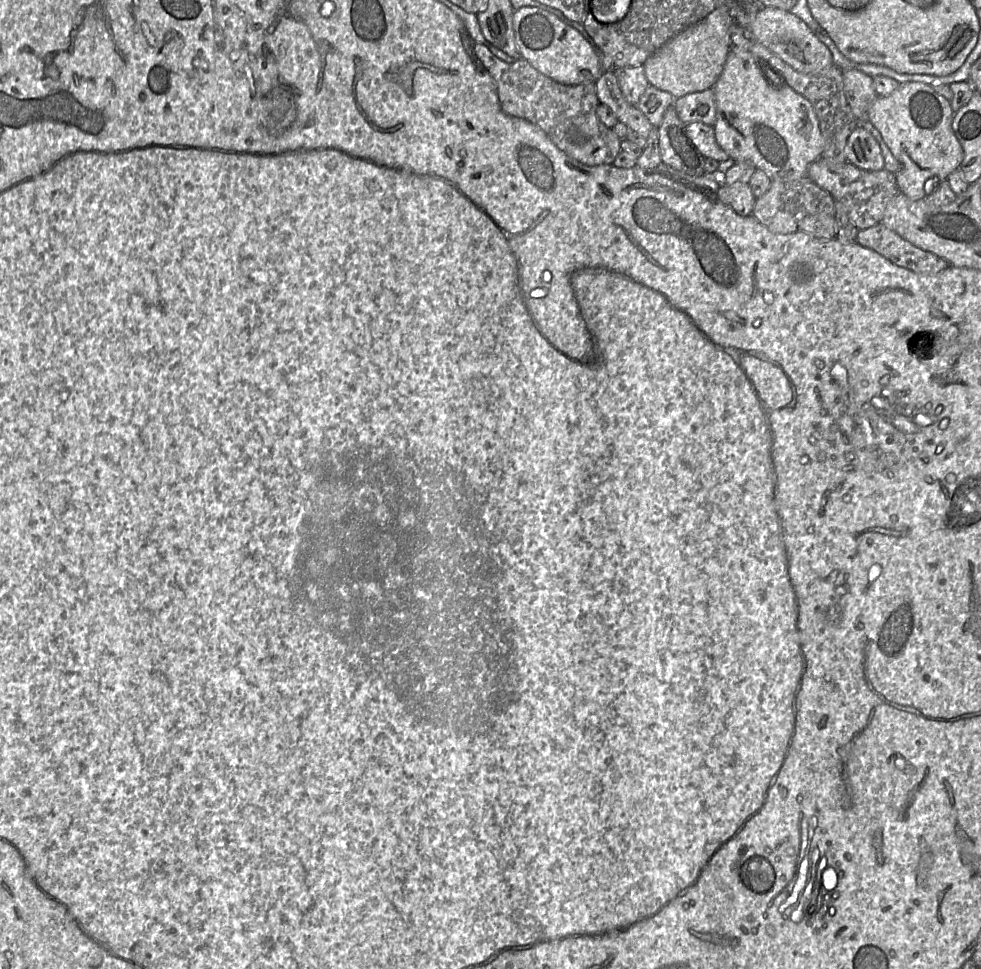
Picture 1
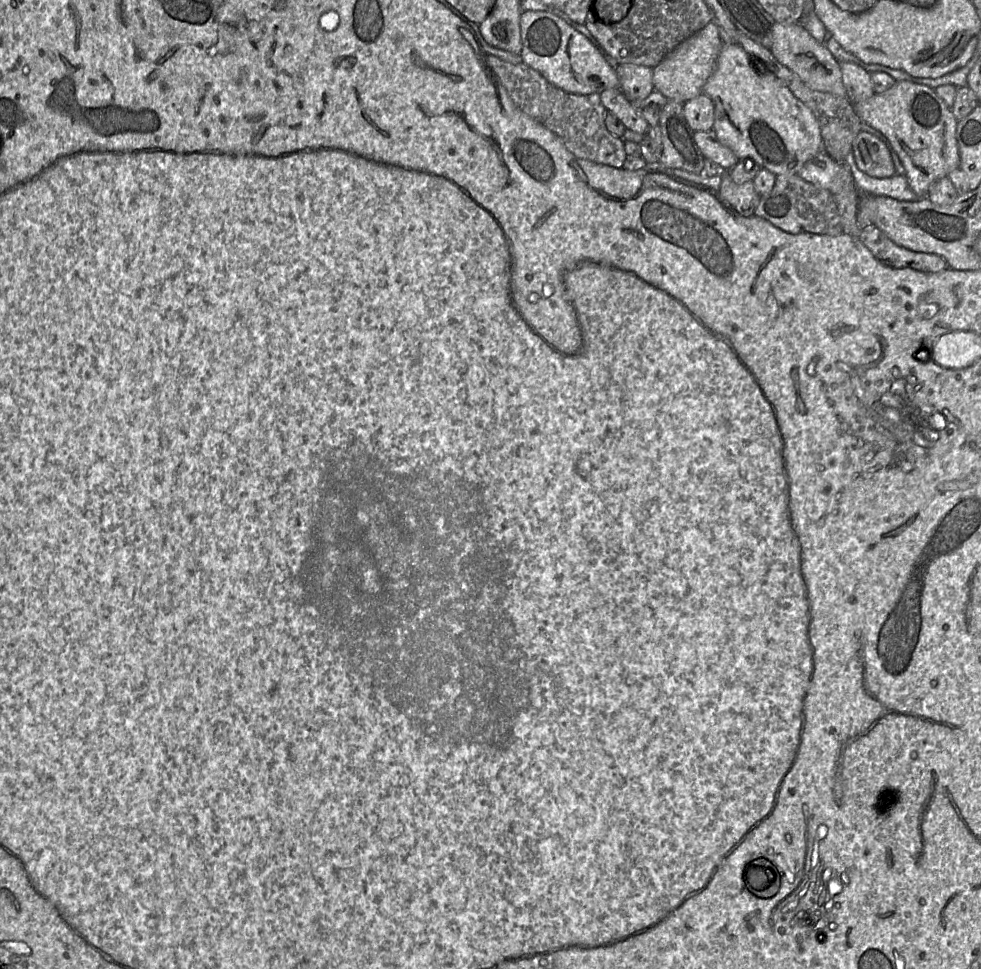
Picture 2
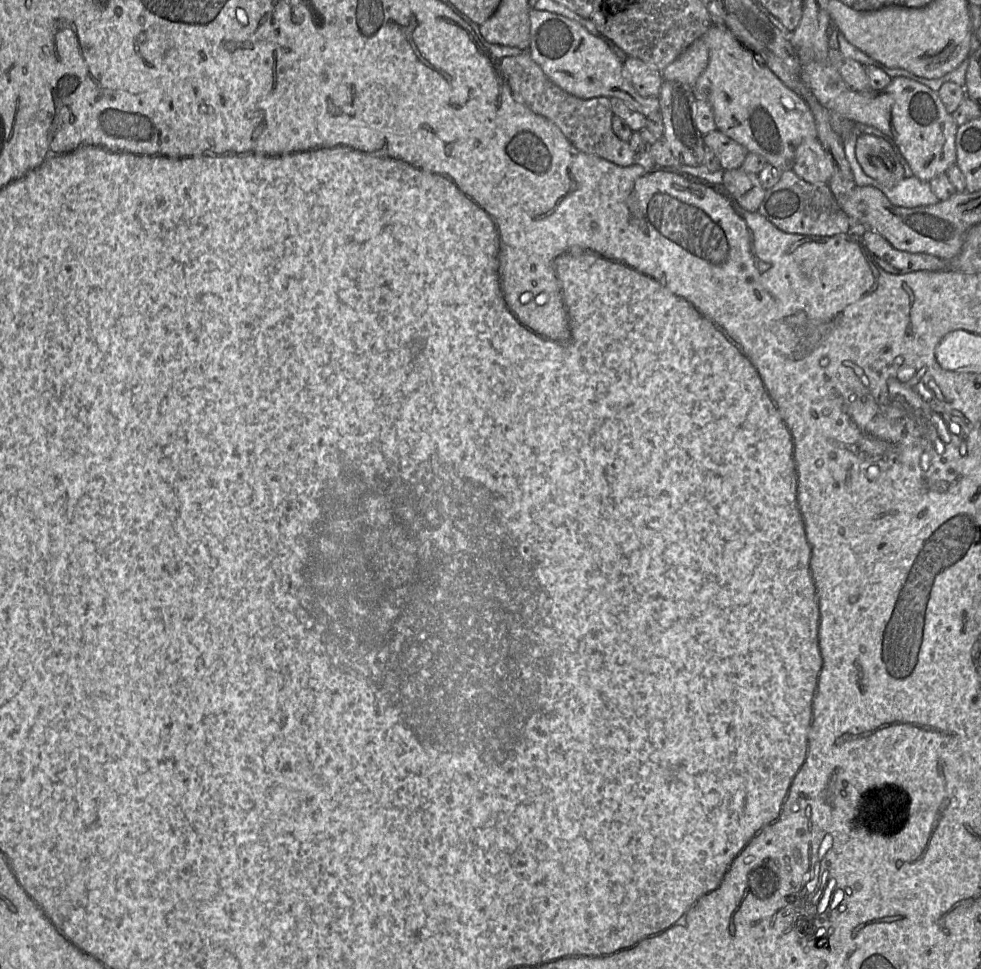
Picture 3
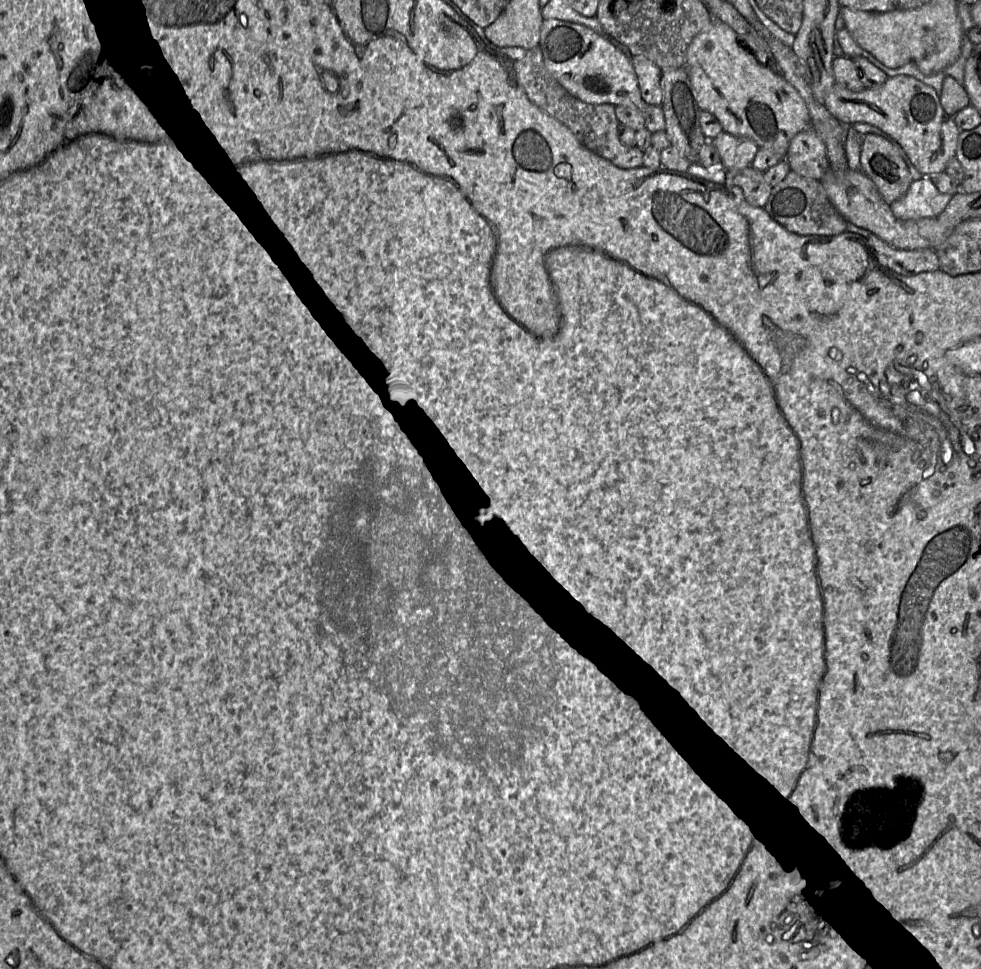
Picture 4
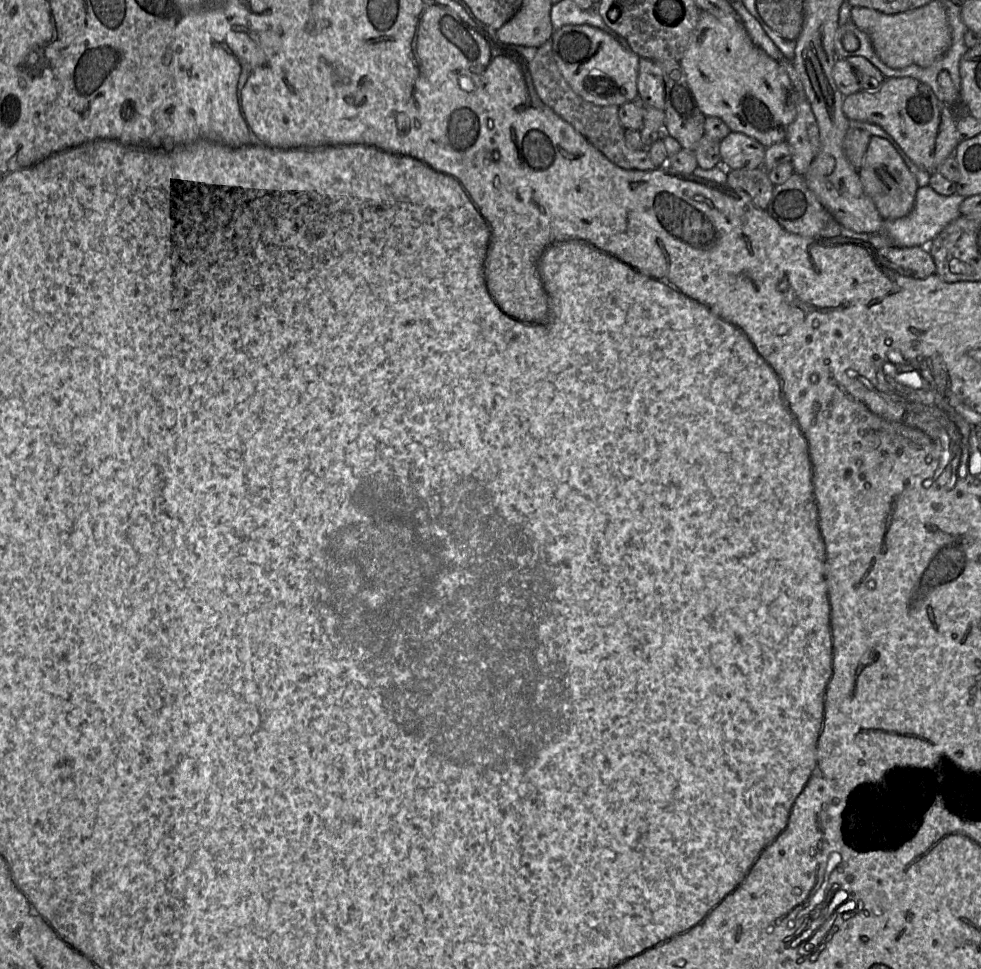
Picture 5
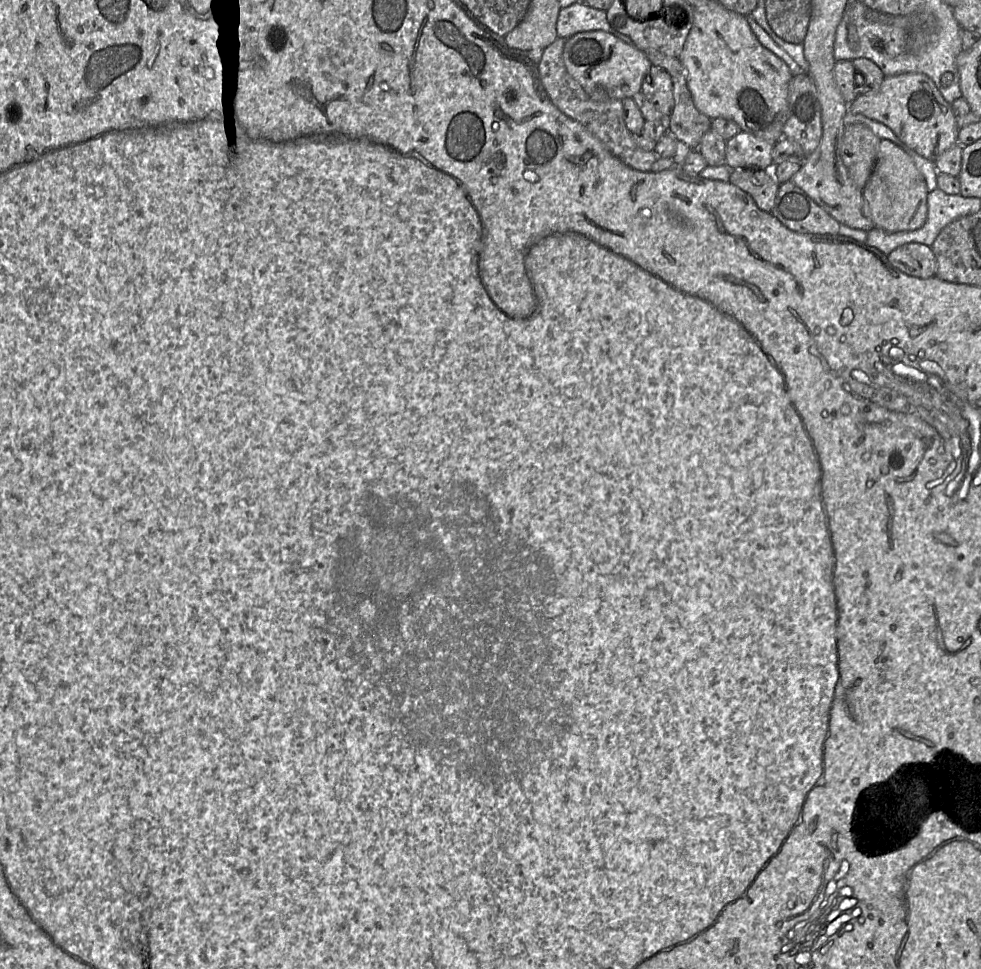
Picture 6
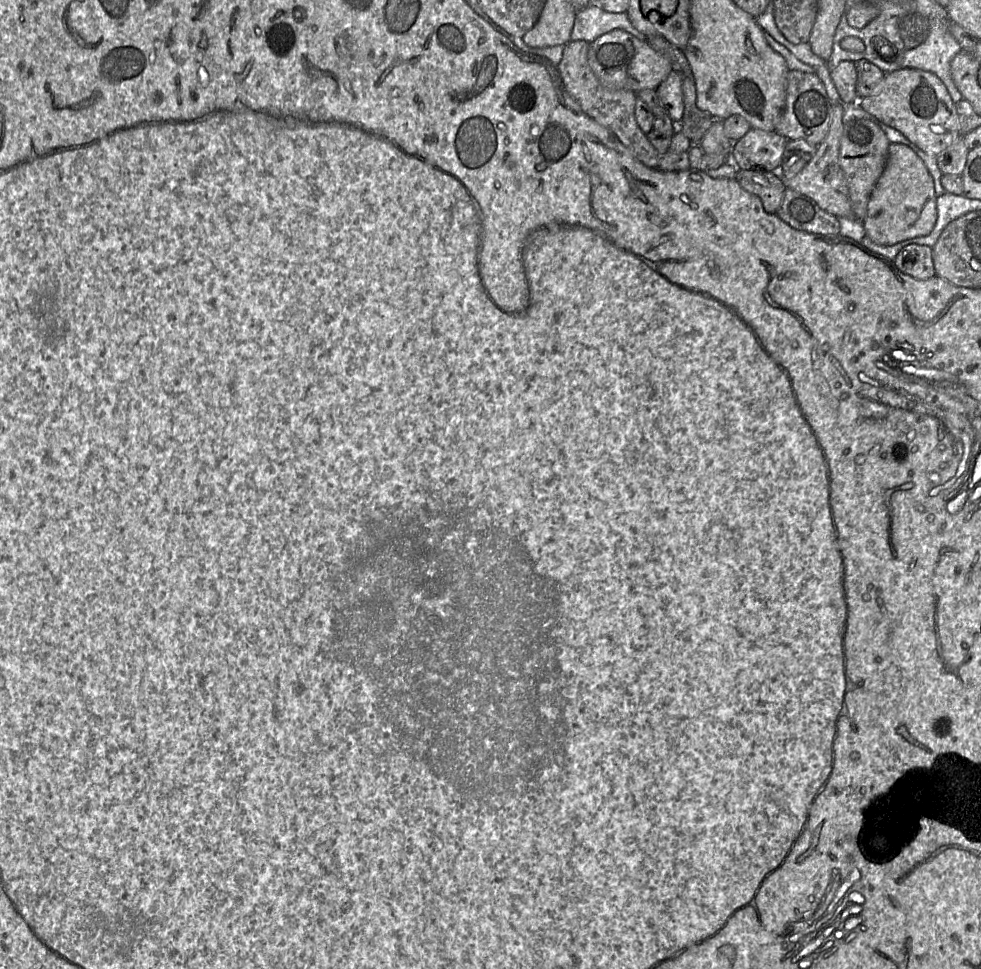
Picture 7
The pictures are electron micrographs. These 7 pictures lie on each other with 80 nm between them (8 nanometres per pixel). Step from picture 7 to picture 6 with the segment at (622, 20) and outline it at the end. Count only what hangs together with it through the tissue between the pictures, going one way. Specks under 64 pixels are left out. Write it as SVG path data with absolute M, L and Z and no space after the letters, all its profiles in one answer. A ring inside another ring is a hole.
M583 1L561 8L556 29L558 37L562 39L587 31L601 30L612 35L614 33L607 21L606 11L591 8Z

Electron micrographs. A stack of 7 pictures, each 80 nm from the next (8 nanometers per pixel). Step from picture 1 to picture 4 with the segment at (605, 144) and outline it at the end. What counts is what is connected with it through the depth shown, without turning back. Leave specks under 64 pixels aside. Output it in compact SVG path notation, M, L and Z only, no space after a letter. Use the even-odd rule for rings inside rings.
M539 45L527 50L522 59L513 61L512 72L516 83L524 90L529 100L565 125L587 149L618 168L642 167L643 152L636 146L626 146L619 140L619 121L615 115L615 106L608 103L590 104L570 95L546 70Z

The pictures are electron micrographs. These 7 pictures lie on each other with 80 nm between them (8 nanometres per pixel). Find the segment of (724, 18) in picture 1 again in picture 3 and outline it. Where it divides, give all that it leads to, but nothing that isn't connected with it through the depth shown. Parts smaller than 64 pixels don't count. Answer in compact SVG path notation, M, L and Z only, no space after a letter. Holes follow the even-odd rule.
M698 38L661 71L662 78L693 87L699 75L707 67L708 60L708 49L704 41Z

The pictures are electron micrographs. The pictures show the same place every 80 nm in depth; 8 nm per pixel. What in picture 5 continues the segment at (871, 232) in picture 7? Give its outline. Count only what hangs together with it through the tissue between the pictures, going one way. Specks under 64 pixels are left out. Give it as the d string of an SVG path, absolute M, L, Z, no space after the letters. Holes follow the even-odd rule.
M871 137L862 166L858 170L866 194L874 202L883 219L902 218L912 211L919 188L917 178L887 139Z

